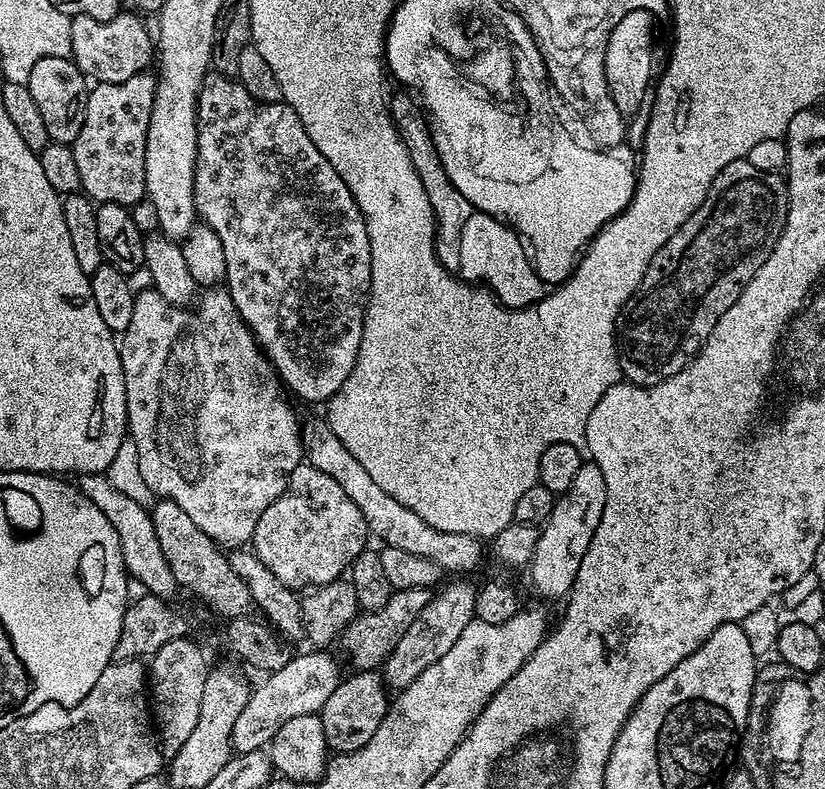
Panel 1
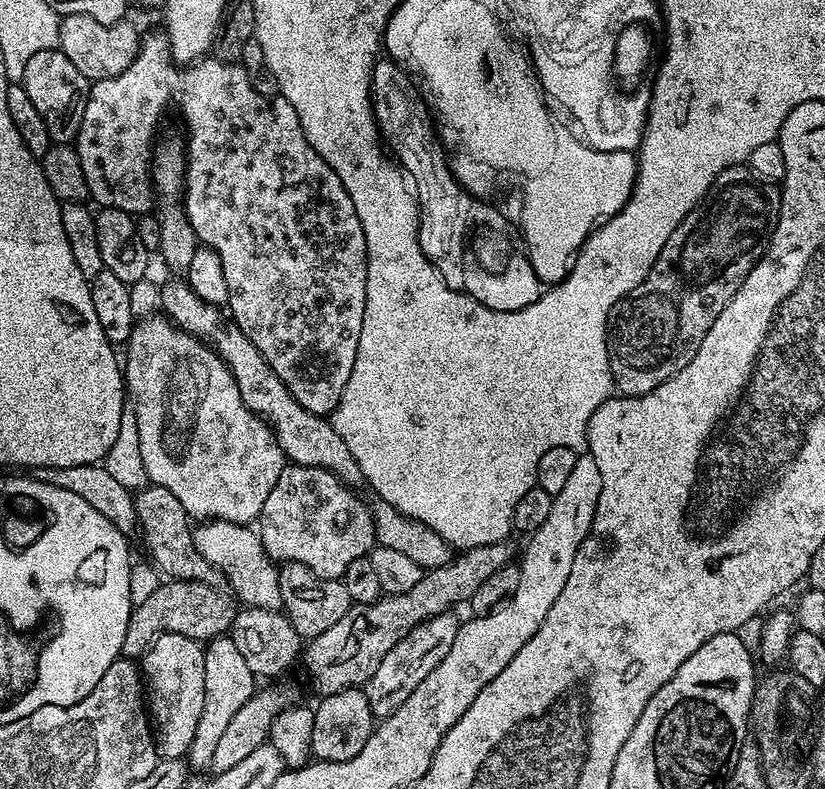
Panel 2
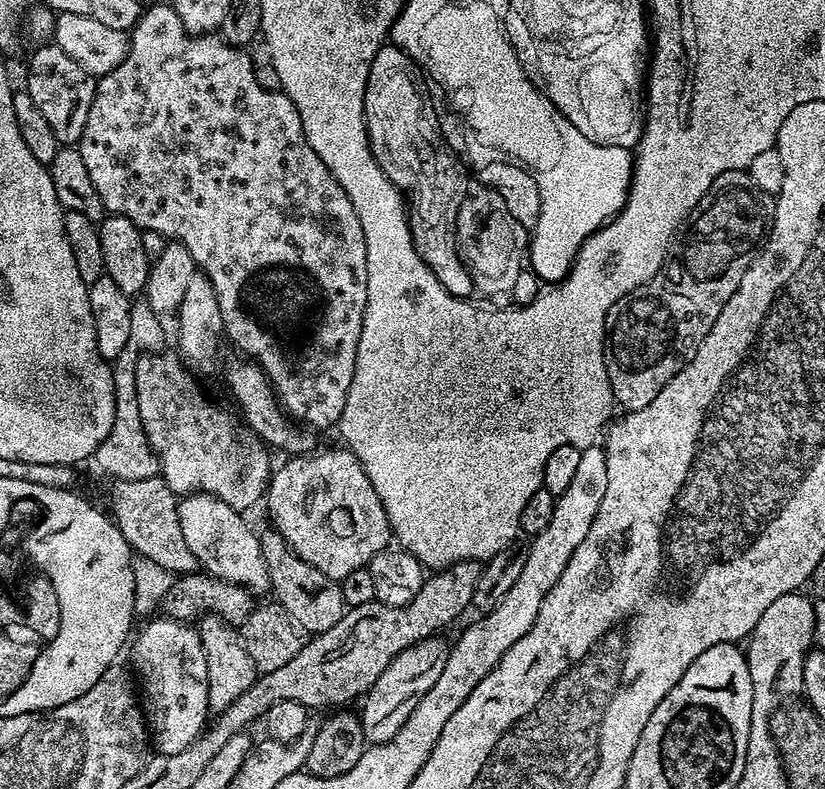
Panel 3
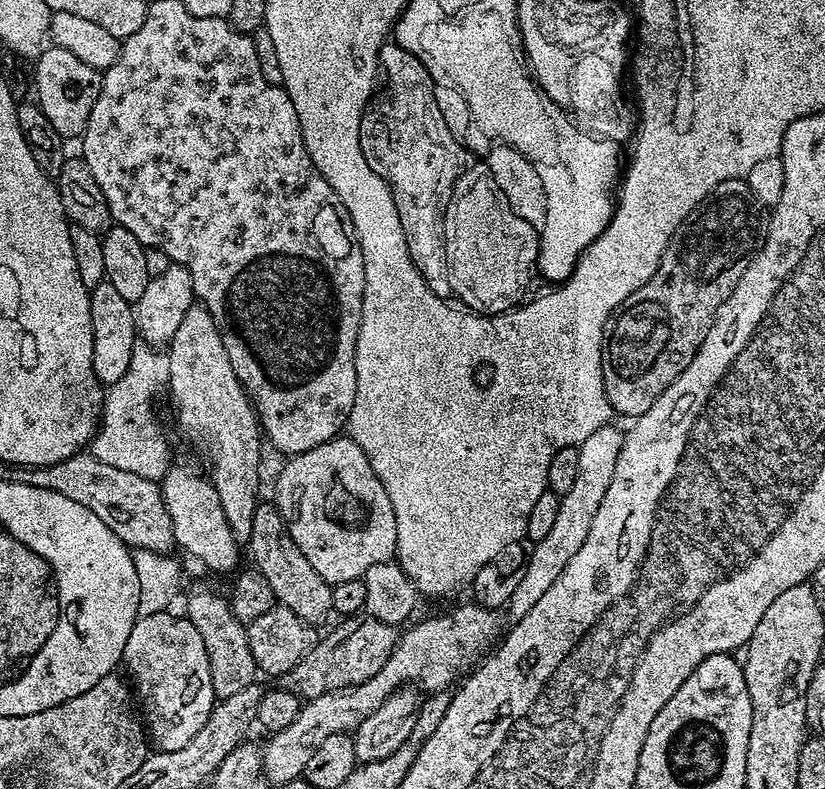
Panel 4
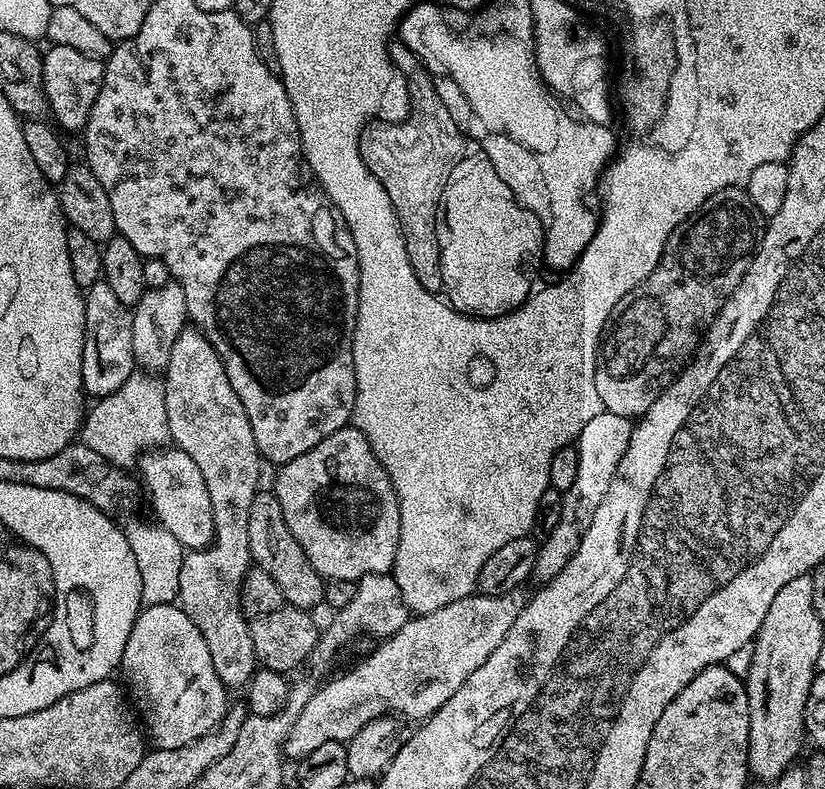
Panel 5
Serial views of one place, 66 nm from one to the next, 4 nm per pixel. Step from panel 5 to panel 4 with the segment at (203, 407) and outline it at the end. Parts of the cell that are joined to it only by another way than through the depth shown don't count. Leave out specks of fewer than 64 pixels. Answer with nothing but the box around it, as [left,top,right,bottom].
[166,303,262,697]

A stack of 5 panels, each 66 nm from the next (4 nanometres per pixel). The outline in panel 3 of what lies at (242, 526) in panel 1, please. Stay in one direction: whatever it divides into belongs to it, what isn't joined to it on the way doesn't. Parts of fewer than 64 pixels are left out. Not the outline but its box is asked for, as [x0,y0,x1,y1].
[134,351,274,510]

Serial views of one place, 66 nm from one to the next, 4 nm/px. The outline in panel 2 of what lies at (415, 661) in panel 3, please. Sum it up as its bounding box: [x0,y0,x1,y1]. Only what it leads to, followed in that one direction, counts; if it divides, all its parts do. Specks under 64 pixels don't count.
[366,611,462,718]

